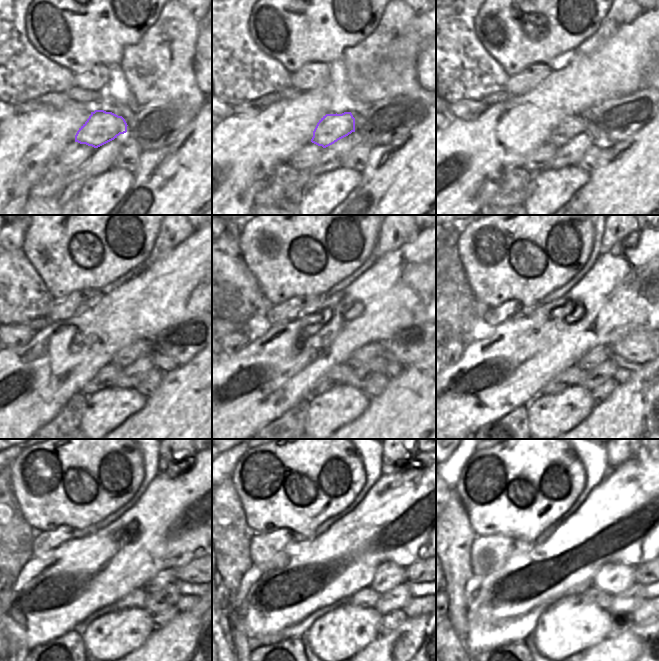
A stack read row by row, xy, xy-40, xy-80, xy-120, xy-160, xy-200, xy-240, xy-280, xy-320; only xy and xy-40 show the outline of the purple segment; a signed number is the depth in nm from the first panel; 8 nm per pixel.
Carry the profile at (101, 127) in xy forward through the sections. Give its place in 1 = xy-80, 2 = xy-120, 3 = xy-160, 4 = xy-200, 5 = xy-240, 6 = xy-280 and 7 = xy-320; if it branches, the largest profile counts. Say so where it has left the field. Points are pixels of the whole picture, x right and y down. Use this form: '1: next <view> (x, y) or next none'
1: next xy-80 (571, 126)
2: next xy-120 (130, 353)
3: next xy-160 (372, 350)
4: next xy-200 (598, 354)
5: next xy-240 (167, 576)
6: next xy-280 (388, 575)
7: next xy-320 (611, 578)

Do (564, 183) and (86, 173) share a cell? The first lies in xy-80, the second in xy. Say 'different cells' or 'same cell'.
different cells

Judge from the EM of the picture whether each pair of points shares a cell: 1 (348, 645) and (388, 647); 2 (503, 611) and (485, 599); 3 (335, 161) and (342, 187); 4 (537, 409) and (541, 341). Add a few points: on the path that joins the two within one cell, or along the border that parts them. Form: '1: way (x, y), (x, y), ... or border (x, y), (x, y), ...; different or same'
1: border (378, 635), (361, 650); different
2: way (499, 607), (489, 599); same
3: border (341, 166), (320, 173), (315, 177); different
4: border (535, 396), (528, 404); different

